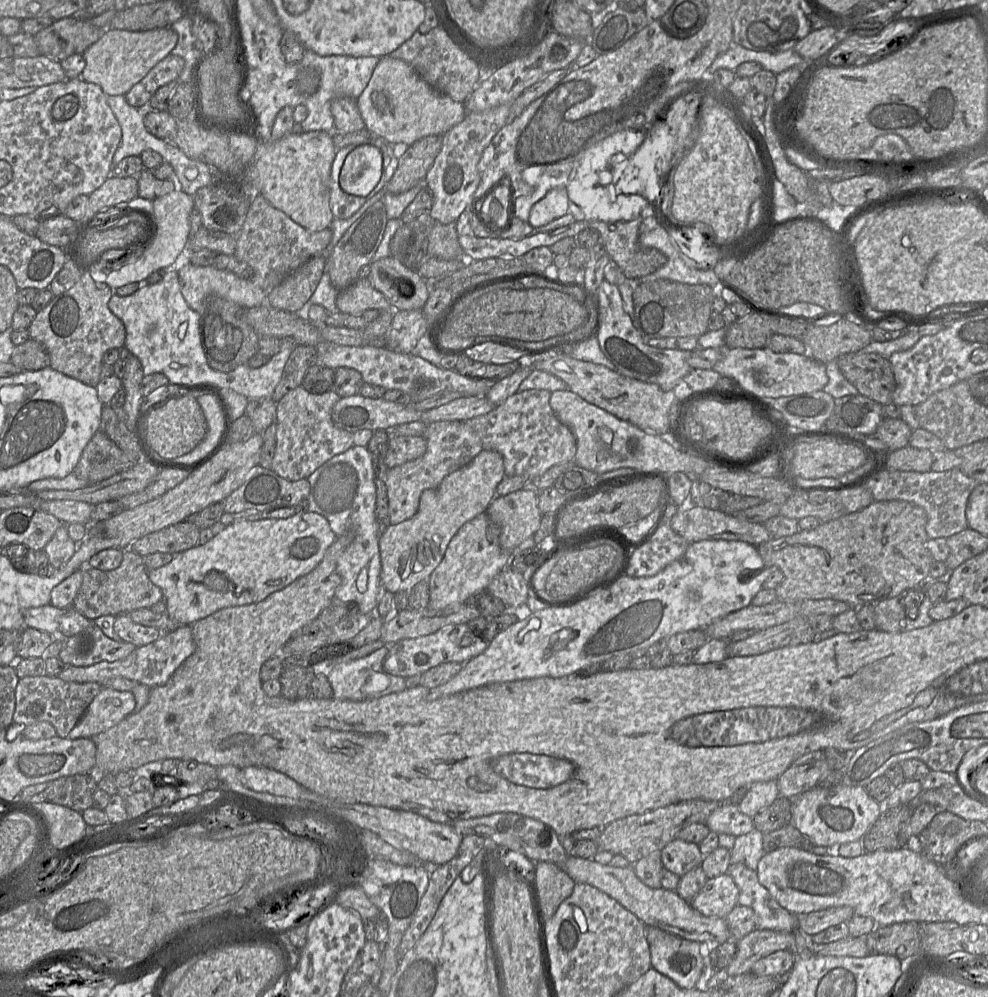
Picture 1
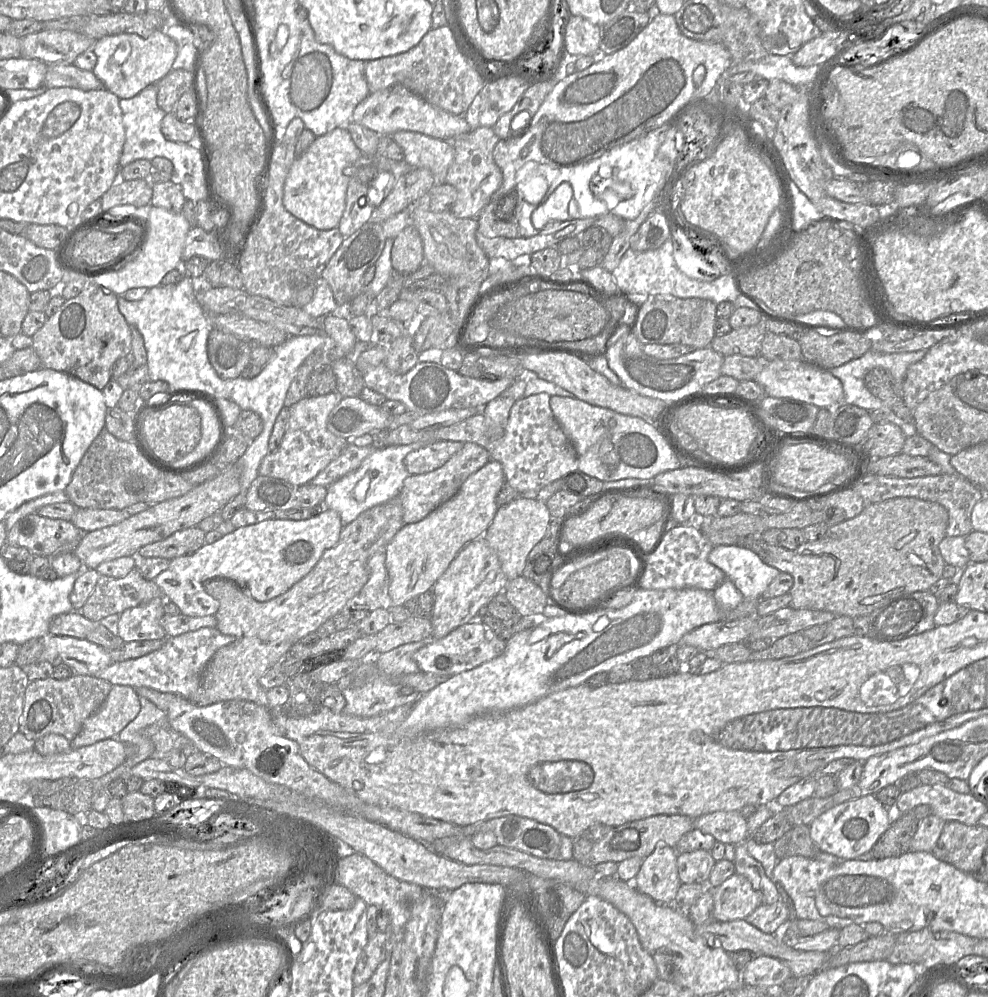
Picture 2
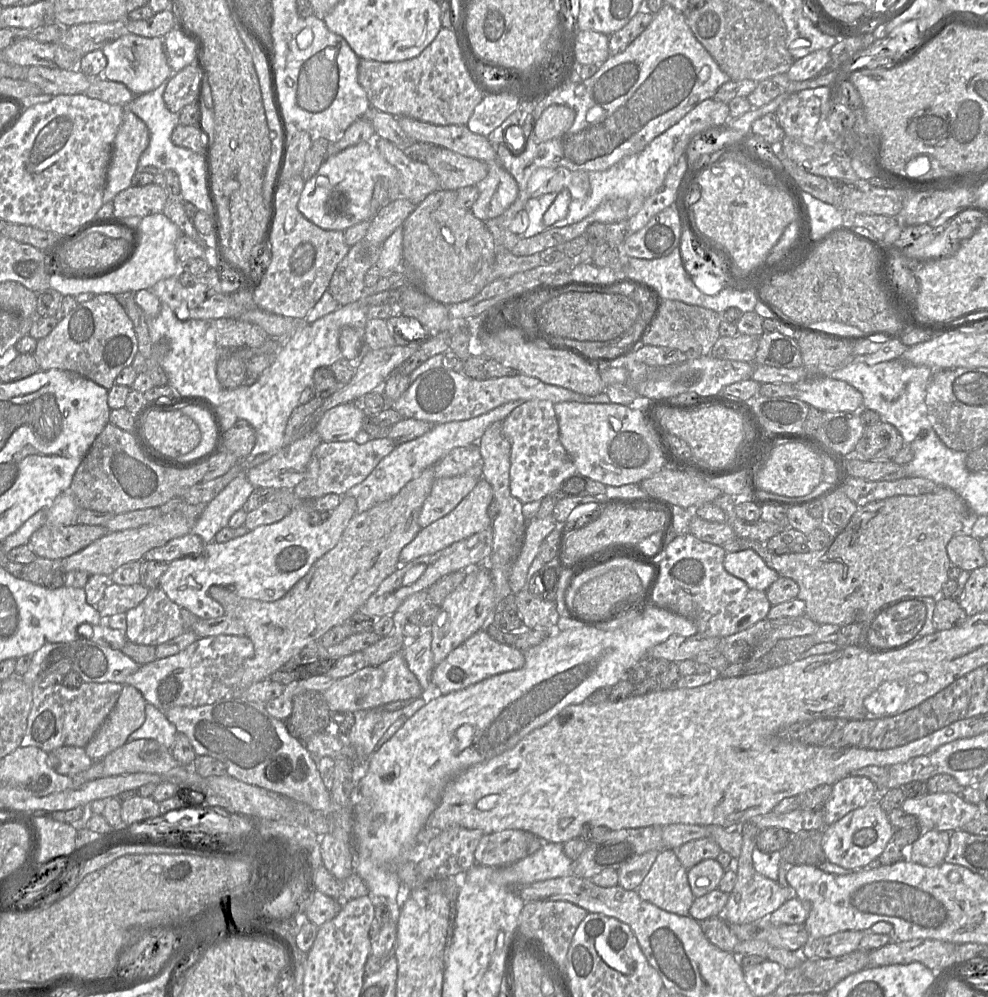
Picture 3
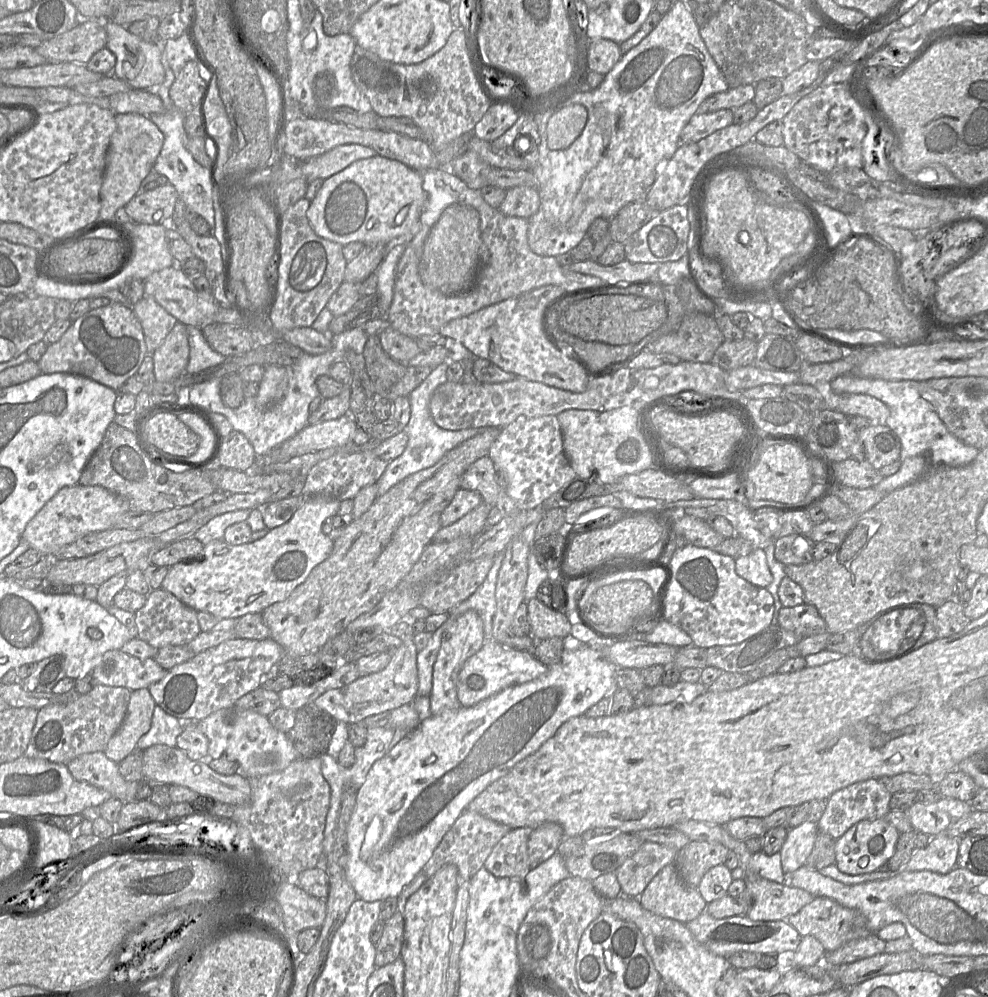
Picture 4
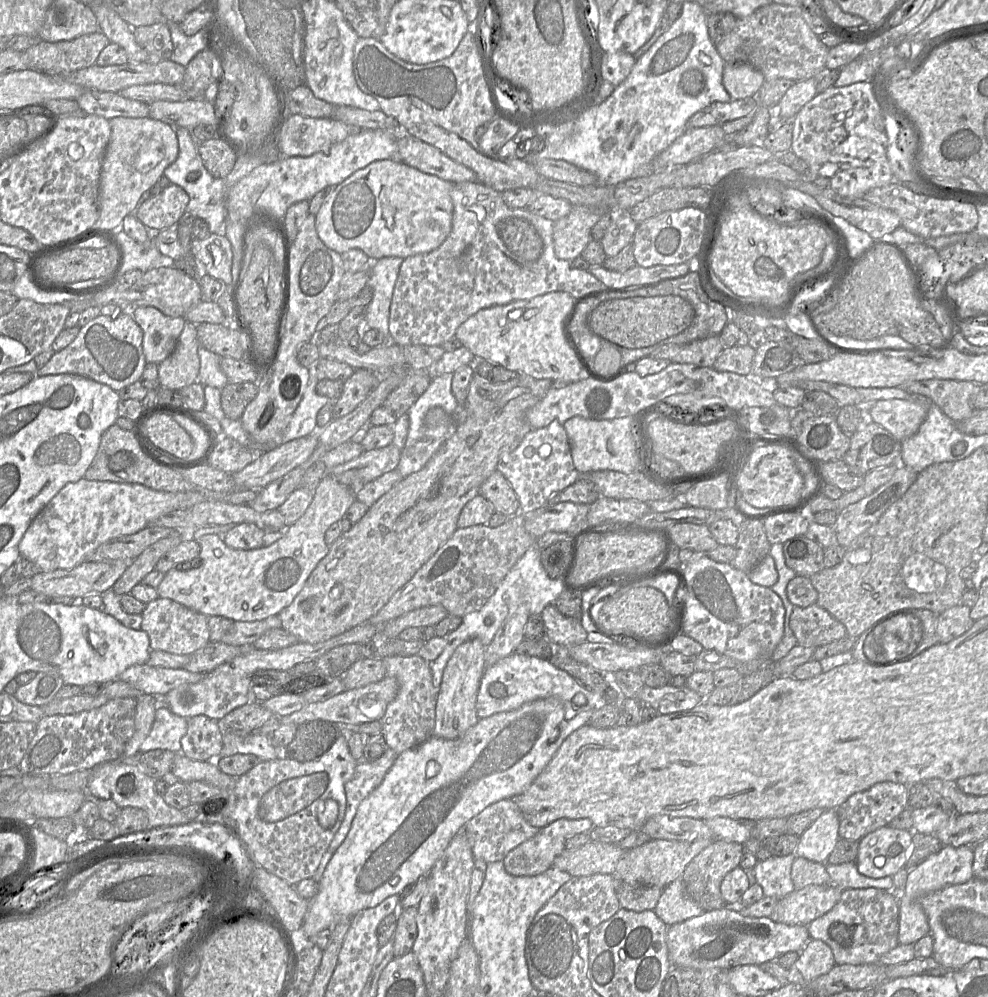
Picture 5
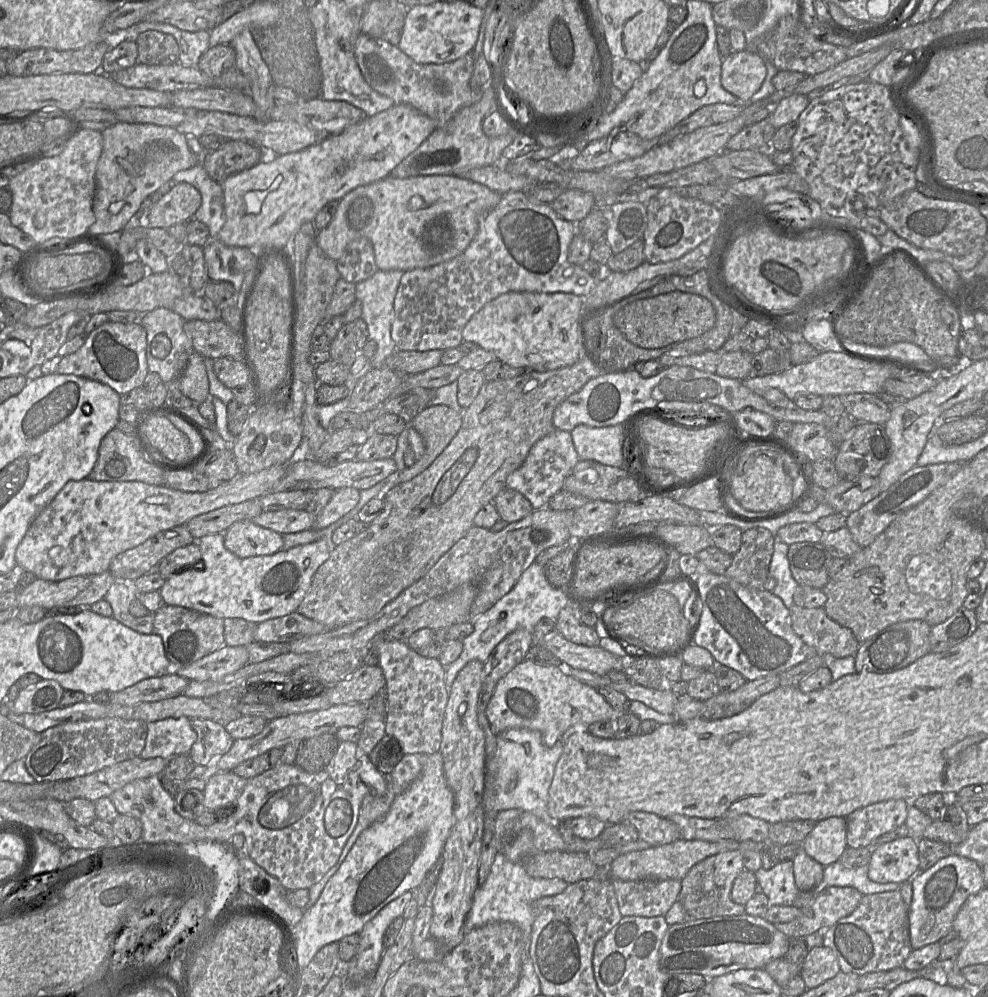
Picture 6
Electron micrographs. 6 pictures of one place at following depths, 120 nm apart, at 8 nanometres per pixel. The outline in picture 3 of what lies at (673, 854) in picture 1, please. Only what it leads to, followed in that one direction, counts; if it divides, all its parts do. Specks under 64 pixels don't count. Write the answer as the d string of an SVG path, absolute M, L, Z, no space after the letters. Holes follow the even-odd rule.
M705 859L688 869L687 877L695 898L718 889L724 873L725 868L716 859Z

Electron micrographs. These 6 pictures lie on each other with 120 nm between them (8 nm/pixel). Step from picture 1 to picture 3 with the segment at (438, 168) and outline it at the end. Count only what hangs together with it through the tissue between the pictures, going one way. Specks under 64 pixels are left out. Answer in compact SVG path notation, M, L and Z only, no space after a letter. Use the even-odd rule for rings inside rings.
M498 159L485 163L488 167L488 173L483 180L476 184L479 195L470 208L473 215L484 222L502 215L517 199L519 191L514 177L500 165Z

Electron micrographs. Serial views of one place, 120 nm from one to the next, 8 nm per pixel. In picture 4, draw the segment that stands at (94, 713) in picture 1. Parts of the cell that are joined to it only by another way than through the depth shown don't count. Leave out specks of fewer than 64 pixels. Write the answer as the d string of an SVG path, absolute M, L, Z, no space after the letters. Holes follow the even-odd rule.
M148 688L131 692L124 721L104 750L110 760L119 763L136 750L138 740L151 727L155 707L156 702Z

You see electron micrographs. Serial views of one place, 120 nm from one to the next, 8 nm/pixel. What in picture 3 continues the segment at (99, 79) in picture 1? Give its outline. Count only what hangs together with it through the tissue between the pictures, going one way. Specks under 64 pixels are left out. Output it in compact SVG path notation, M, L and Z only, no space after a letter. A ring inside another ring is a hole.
M124 33L102 49L107 64L103 77L113 82L124 84L135 96L140 96L156 89L172 73L164 50L161 37L143 37L132 33Z

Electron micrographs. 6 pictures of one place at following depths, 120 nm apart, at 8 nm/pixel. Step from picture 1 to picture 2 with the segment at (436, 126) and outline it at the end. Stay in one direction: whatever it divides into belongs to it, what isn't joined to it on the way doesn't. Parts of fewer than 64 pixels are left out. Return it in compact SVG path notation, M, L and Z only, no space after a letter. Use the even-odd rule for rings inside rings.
M402 86L370 93L356 106L351 121L380 135L393 135L397 131L413 131L444 141L450 141L455 136L472 130L464 116L455 115L433 106Z

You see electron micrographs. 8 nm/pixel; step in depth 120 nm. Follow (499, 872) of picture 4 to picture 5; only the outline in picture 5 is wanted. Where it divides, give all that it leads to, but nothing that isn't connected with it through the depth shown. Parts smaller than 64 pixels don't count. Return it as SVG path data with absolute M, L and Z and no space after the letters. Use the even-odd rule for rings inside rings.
M558 819L542 828L529 840L511 850L503 859L505 870L513 876L536 876L553 865L558 855L565 850L565 841L578 833L589 833L595 826L590 819Z

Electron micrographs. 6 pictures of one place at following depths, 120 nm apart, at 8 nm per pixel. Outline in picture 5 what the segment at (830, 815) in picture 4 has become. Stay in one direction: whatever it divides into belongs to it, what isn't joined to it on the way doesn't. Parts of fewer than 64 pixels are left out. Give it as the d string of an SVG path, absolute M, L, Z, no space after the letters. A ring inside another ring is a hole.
M880 782L867 790L852 794L837 809L839 838L858 842L865 835L888 826L894 817L908 807L908 786L894 782Z

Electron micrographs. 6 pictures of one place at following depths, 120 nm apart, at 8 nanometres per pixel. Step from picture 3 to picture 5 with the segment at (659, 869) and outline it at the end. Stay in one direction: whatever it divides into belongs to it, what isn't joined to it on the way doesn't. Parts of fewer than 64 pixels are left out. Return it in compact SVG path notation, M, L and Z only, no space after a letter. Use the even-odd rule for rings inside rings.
M677 879L663 888L654 912L667 926L671 926L704 911L690 897L681 879Z

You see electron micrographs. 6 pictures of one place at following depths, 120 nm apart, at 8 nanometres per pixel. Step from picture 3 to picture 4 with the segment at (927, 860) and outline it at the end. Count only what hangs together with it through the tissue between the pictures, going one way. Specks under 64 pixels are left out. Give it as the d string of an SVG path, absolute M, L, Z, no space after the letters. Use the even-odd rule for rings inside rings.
M939 833L931 838L926 847L913 852L905 871L927 870L946 874L957 867L958 847L958 839Z

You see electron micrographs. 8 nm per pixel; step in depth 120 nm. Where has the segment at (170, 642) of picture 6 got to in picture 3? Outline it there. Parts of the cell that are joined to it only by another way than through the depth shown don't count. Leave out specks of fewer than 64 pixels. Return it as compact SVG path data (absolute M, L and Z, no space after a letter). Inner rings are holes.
M161 588L151 589L138 606L126 612L127 640L156 647L181 635L186 630L180 609Z

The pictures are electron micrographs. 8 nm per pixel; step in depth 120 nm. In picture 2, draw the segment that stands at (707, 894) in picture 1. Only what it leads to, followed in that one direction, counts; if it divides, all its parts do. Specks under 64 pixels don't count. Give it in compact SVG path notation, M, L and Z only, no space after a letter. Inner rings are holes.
M736 873L712 888L712 896L713 918L721 922L746 920L763 904L761 894L753 888L751 882Z

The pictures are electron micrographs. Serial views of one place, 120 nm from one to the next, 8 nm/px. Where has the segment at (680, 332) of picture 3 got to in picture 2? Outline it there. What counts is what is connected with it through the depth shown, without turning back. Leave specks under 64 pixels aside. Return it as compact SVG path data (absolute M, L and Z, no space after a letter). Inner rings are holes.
M670 294L649 296L641 304L633 332L644 344L683 344L695 349L709 347L715 337L716 304L701 298L678 298Z

